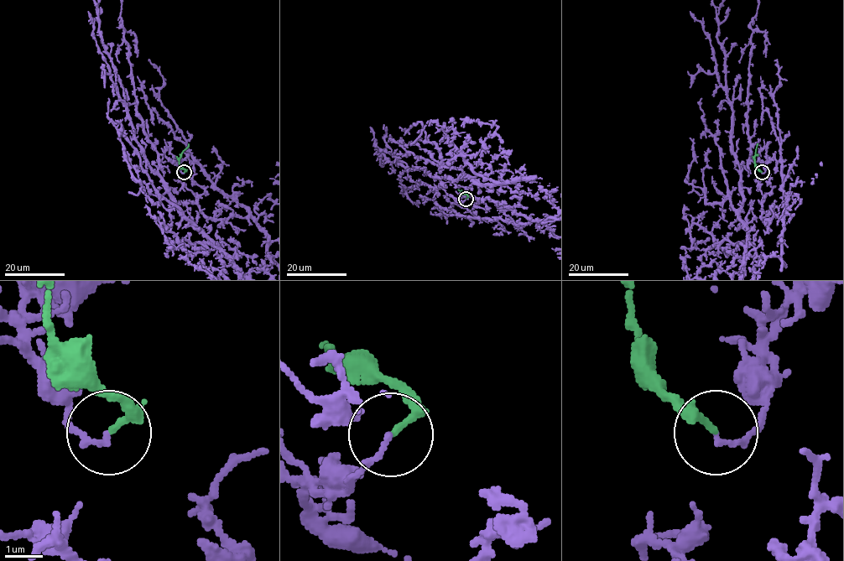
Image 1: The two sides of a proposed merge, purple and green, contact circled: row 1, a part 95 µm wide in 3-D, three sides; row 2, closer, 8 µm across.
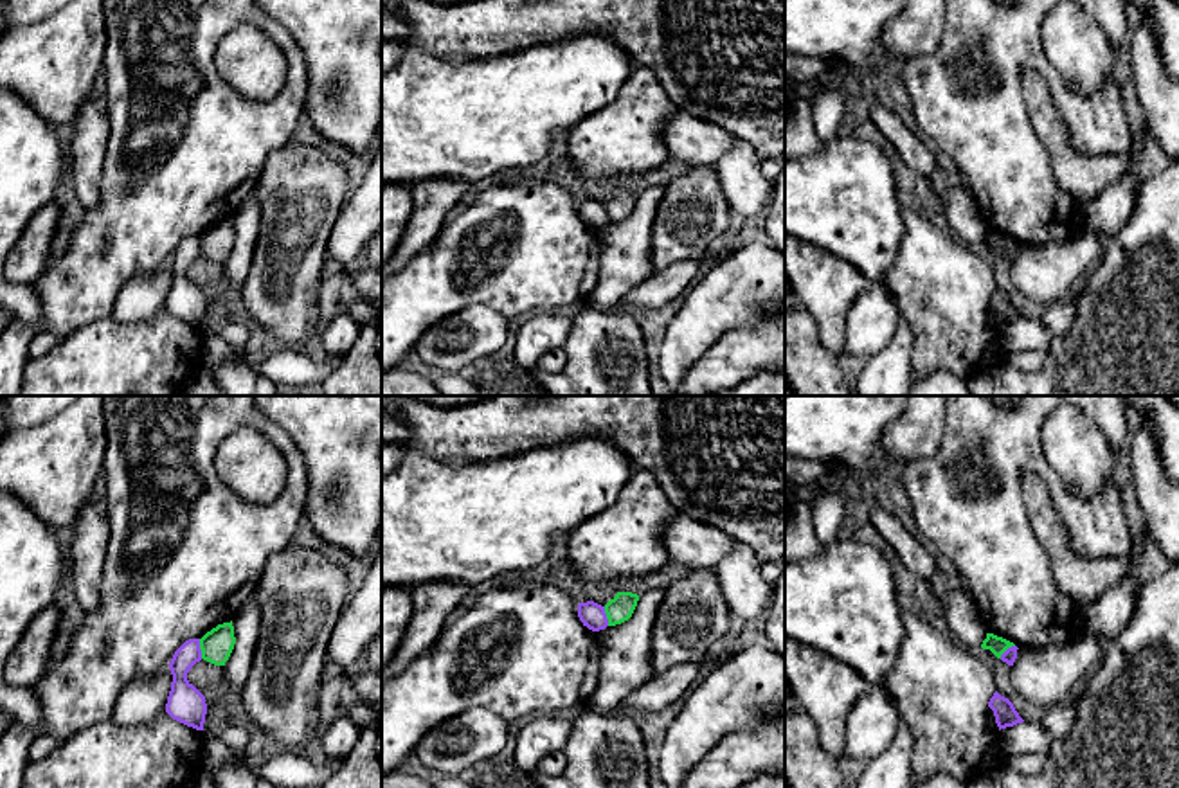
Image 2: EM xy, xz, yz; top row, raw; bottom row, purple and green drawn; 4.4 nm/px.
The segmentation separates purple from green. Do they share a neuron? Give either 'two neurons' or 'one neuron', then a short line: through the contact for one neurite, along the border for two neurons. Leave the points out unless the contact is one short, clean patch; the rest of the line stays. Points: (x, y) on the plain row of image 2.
two neurons; line xy (198, 236), (202, 254)

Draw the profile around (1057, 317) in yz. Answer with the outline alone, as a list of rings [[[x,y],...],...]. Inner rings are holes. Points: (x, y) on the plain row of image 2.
[[[1076,290],[1071,297],[1062,297],[1060,300],[1044,306],[1040,320],[1057,340],[1062,340],[1071,327],[1075,315]]]

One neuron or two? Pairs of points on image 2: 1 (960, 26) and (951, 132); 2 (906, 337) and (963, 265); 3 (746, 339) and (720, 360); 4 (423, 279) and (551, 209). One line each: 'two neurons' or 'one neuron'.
1: one neuron
2: two neurons
3: one neuron
4: one neuron

